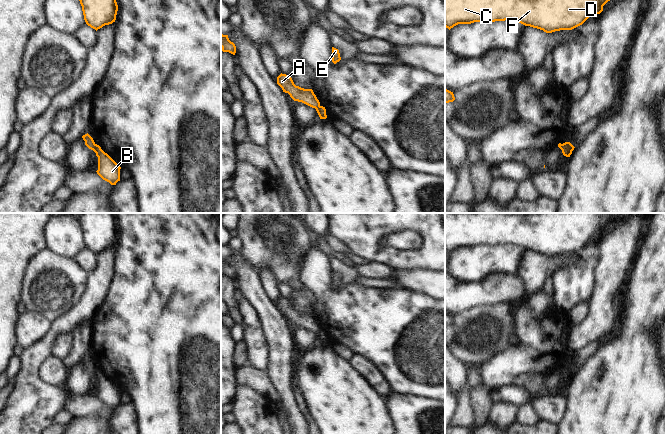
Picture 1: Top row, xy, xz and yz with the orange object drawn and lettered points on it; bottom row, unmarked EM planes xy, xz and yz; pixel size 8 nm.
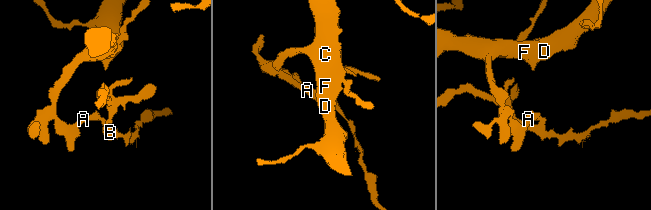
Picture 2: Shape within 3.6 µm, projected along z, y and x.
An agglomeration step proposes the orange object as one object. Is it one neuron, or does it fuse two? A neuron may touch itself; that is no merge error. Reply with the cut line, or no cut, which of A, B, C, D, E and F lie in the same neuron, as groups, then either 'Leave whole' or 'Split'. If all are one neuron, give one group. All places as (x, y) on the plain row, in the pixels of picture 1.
Split along xy (95, 368), (93, 374). Groups: A C D F / B E. Split.

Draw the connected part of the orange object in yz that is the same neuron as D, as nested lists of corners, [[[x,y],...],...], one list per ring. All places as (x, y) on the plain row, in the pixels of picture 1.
[[[445,213],[445,251],[458,248],[510,244],[552,257],[572,254],[590,240],[600,238],[603,230],[617,223],[623,213],[538,213],[517,216],[505,213]]]

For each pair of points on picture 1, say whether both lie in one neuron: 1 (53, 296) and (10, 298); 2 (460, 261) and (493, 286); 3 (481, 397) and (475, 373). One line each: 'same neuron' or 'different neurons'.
1: different neurons
2: different neurons
3: same neuron

